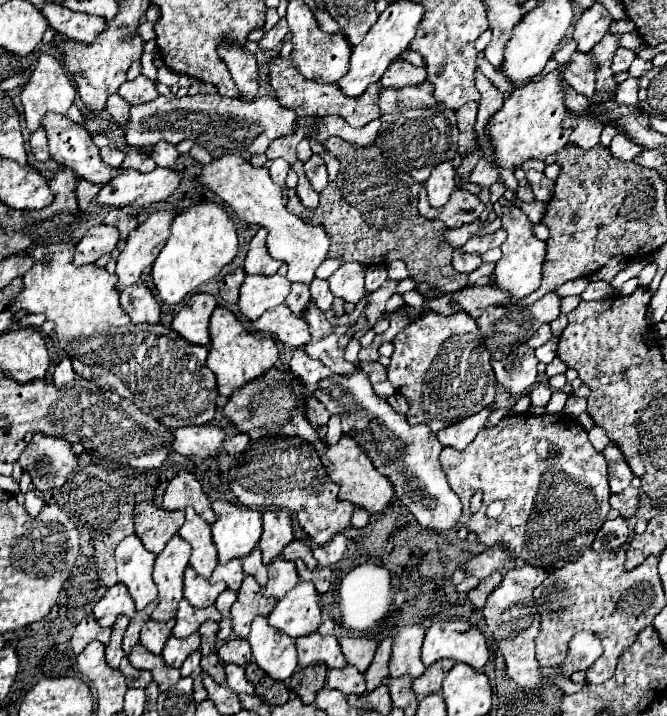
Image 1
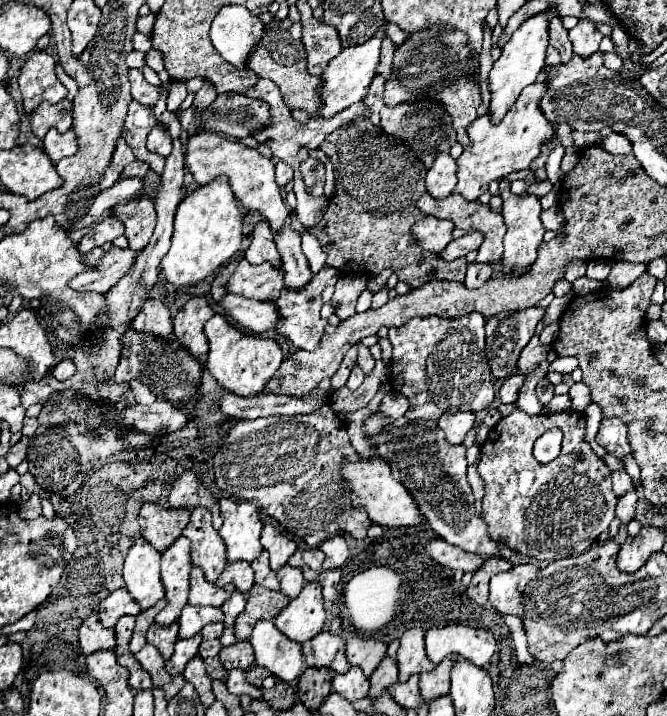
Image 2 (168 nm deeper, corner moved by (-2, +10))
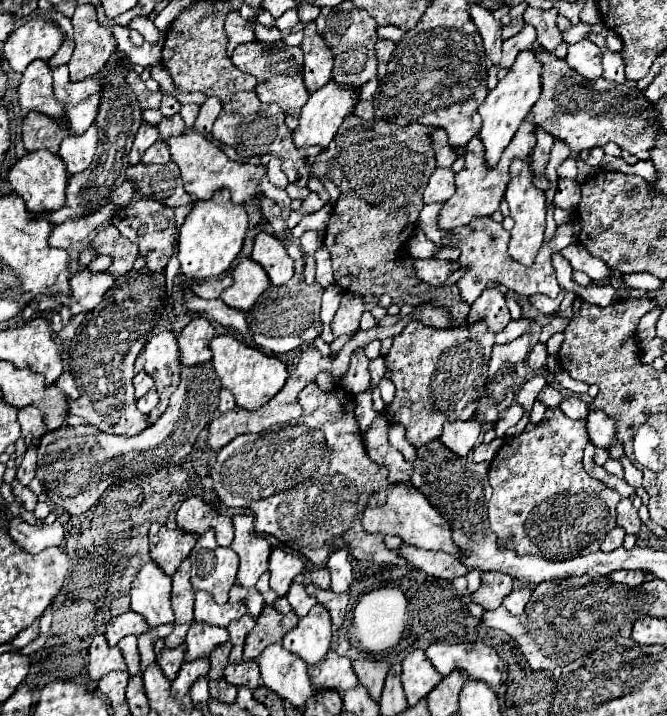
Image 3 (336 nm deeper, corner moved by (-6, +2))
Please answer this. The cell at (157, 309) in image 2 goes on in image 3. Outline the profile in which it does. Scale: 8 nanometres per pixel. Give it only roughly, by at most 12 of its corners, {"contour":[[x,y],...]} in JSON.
{"contour":[[171,330],[153,334],[135,368],[151,374],[165,412],[179,384],[179,346]]}

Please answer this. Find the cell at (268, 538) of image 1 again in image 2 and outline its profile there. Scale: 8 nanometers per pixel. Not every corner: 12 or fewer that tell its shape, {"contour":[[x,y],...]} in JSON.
{"contour":[[263,526],[261,544],[277,572],[295,554],[297,544],[273,526]]}

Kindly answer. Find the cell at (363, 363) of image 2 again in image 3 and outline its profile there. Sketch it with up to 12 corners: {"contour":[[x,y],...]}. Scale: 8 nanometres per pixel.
{"contour":[[359,348],[341,382],[353,392],[371,386],[369,358]]}

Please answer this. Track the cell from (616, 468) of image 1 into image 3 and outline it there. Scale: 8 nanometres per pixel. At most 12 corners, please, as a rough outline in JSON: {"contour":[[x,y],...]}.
{"contour":[[601,410],[589,412],[589,440],[609,450],[615,420]]}

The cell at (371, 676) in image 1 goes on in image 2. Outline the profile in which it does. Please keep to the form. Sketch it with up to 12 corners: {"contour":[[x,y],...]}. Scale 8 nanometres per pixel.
{"contour":[[391,642],[379,668],[371,674],[369,698],[379,698],[397,678],[397,648]]}

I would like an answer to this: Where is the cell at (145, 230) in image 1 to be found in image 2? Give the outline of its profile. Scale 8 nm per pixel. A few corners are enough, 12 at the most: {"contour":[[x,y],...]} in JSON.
{"contour":[[111,246],[101,262],[71,280],[79,292],[105,294],[135,262]]}

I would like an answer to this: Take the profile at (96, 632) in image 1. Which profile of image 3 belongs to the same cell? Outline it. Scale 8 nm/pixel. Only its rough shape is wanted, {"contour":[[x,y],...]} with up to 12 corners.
{"contour":[[99,634],[89,646],[89,676],[127,670],[121,650]]}

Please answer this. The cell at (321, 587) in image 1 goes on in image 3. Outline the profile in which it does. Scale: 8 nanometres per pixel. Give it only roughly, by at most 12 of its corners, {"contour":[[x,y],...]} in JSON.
{"contour":[[307,584],[307,594],[323,604],[341,628],[347,612],[349,594],[321,590]]}

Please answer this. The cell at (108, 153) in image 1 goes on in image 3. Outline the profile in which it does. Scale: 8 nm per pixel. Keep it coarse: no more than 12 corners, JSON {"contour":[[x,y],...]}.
{"contour":[[143,124],[135,136],[131,164],[159,138],[155,126]]}

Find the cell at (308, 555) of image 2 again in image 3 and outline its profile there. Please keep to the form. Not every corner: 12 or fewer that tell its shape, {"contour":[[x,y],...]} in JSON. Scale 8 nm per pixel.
{"contour":[[327,568],[303,572],[295,582],[329,588]]}

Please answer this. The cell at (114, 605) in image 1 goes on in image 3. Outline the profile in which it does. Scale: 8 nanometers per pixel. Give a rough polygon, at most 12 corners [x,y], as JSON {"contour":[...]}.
{"contour":[[131,612],[119,614],[107,624],[105,636],[115,646],[127,634],[149,630],[145,618]]}

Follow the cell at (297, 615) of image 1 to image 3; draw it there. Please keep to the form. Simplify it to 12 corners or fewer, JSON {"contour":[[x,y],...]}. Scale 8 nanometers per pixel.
{"contour":[[315,604],[283,648],[307,664],[319,662],[331,644],[331,618]]}

